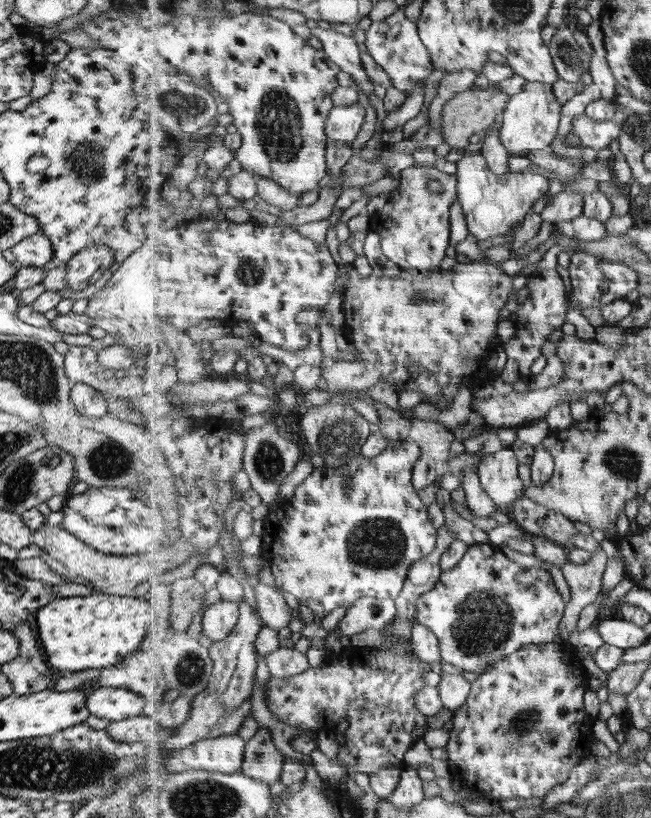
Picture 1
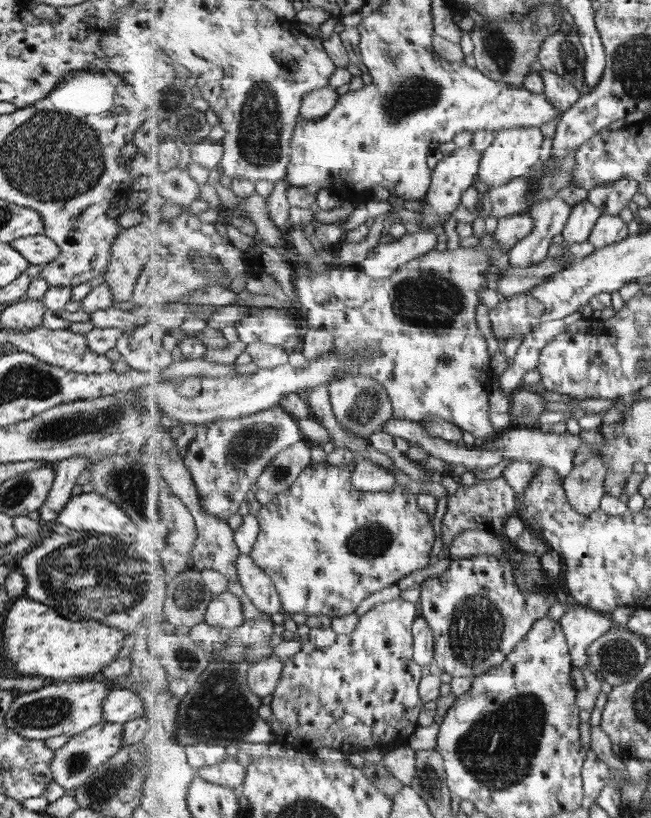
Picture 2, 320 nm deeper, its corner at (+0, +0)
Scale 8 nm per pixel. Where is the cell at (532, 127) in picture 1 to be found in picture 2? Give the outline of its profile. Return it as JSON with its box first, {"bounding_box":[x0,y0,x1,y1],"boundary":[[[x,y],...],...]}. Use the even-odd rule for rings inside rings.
{"bounding_box":[478,127,543,187],"boundary":[[[539,127],[531,128],[507,128],[496,131],[496,140],[487,150],[482,152],[478,178],[487,186],[498,187],[515,178],[526,176],[533,166],[541,160],[541,144],[543,144],[543,132]]]}

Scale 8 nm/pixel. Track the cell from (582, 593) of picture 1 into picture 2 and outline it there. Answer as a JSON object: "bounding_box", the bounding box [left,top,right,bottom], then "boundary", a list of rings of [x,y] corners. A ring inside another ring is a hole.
{"bounding_box":[564,458,606,513],"boundary":[[[588,458],[564,478],[569,502],[581,513],[596,511],[606,494],[606,466],[597,458]]]}

